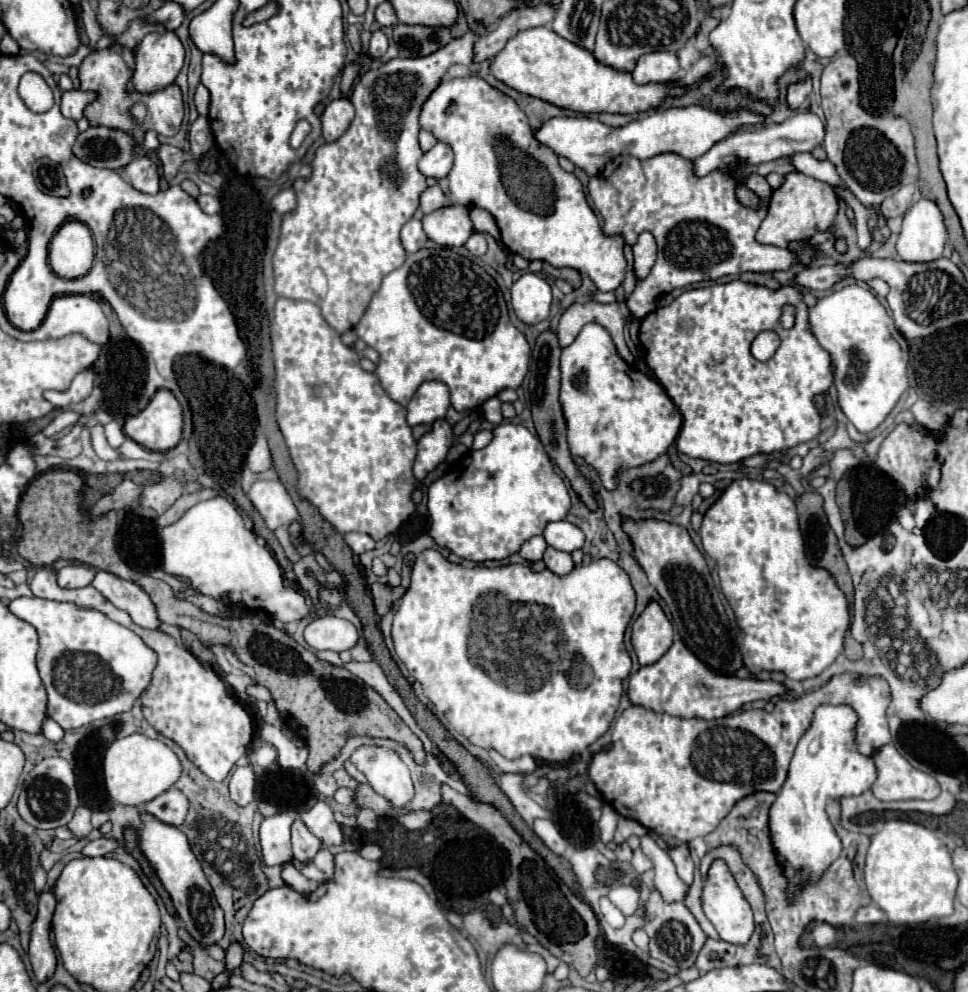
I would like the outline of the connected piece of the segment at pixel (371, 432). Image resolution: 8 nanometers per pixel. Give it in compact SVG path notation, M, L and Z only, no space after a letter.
M281 297L275 305L275 321L271 323L271 343L275 361L275 419L297 469L295 487L299 495L315 505L341 535L359 531L381 541L395 533L415 511L411 495L417 487L413 475L417 441L405 421L405 407L393 403L377 383L377 377L359 367L359 355L343 345L339 333L325 323L319 307L313 303Z

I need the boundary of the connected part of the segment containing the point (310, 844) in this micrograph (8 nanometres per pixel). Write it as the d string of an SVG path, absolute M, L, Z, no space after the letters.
M301 821L293 823L291 835L293 835L291 837L291 841L293 841L293 859L297 859L301 863L309 863L309 859L313 859L313 855L317 855L317 851L321 849L321 841L315 835L311 835Z

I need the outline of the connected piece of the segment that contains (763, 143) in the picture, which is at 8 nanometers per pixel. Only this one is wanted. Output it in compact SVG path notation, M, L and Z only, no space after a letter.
M797 113L793 117L789 117L785 123L781 125L765 125L759 127L755 125L753 131L745 129L733 135L727 135L725 139L721 139L721 143L715 143L705 155L693 159L693 173L697 177L703 177L715 169L727 167L731 163L737 161L745 161L745 163L767 163L773 161L777 157L785 157L785 155L795 155L795 153L803 153L803 151L813 151L817 145L823 143L825 137L825 125L823 121L813 115L813 113Z

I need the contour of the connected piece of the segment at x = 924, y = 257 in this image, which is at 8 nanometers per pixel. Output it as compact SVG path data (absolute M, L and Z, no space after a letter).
M919 199L903 219L903 229L895 245L901 261L927 263L943 255L947 231L935 201Z

